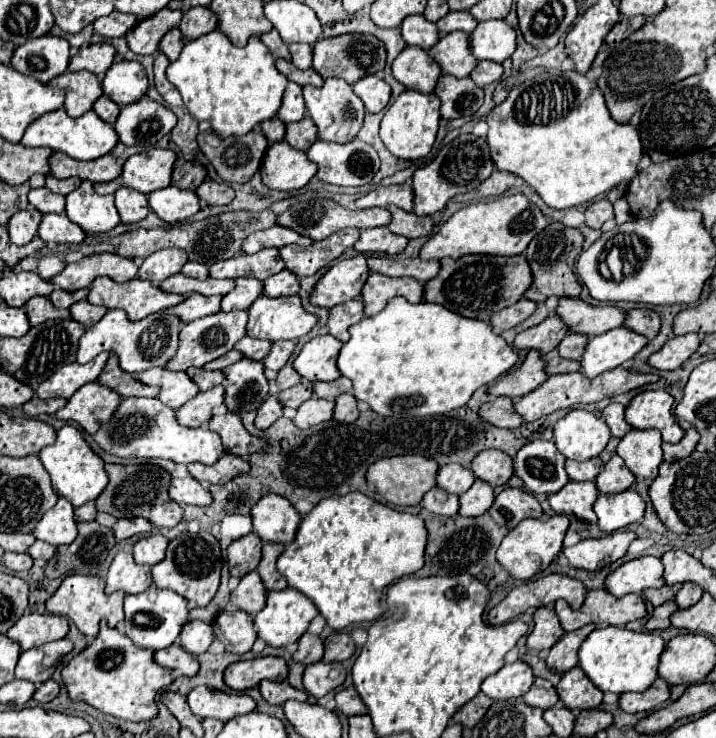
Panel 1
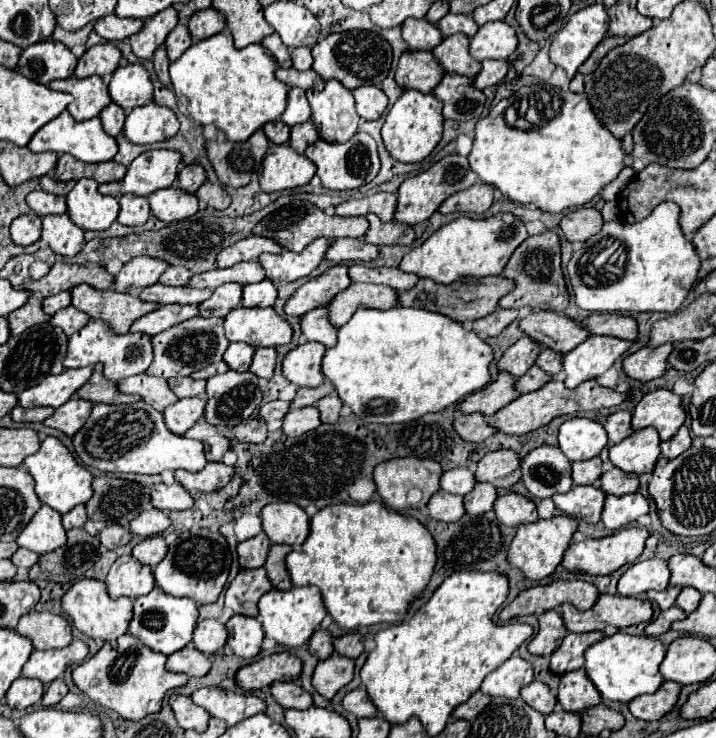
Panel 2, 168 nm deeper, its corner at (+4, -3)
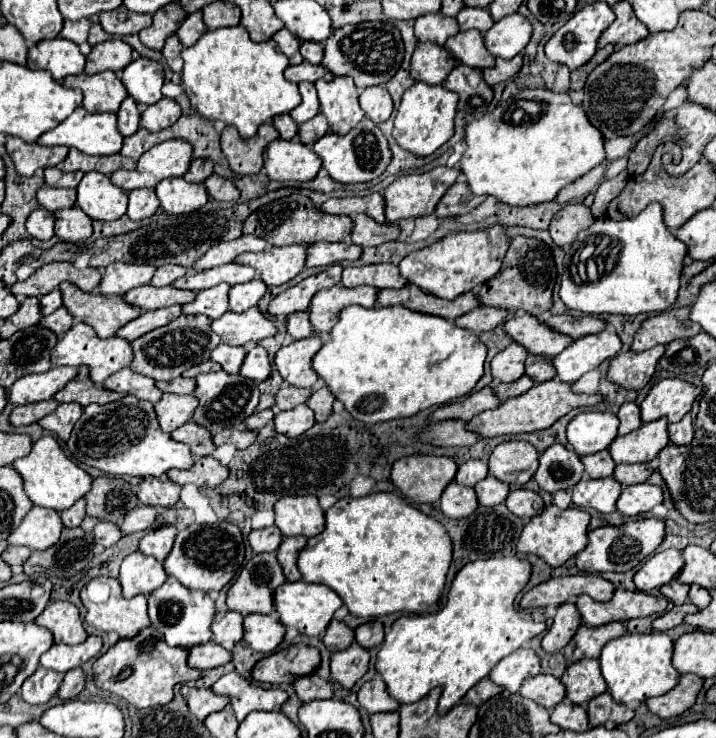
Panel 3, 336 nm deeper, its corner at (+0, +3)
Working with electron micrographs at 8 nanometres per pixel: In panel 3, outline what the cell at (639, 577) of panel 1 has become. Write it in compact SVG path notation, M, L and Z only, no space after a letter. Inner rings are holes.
M664 550L650 556L648 562L634 576L636 590L650 592L660 588L662 584L668 584L670 580L678 578L682 566L684 566L684 558L678 550Z

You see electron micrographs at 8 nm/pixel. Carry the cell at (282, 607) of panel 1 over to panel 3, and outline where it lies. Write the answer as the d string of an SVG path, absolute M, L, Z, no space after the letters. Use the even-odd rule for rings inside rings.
M298 580L298 582L284 582L282 586L276 588L274 606L280 616L278 620L280 624L284 624L284 628L296 628L304 636L320 636L326 630L328 622L332 620L334 612L342 606L342 600L334 590L330 590L324 584L320 586L320 584L308 584L304 580Z

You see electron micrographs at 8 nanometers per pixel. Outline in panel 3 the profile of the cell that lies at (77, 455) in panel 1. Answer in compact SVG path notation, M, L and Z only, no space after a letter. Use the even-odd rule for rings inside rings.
M44 436L40 440L36 440L32 446L32 452L28 456L16 460L12 466L24 478L26 496L34 504L44 506L44 508L54 508L58 512L70 508L76 500L80 500L92 488L92 476L64 454L62 446L58 444L58 440L54 436Z

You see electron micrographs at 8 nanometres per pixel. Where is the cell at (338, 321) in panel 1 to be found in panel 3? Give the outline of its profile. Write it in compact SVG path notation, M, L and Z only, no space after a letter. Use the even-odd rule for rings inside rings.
M308 310L296 312L296 314L290 314L290 316L288 316L288 332L290 332L296 340L308 338L308 336L316 336L316 332L314 332L314 328L312 328L312 324L310 324Z

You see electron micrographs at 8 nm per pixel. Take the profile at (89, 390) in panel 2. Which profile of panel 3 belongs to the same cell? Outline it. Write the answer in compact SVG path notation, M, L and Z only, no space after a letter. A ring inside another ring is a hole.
M80 368L76 380L68 382L54 398L58 402L78 402L82 406L88 406L92 402L96 404L108 404L114 400L120 400L124 396L124 392L108 392L106 388L92 384L92 380L88 380L88 368Z

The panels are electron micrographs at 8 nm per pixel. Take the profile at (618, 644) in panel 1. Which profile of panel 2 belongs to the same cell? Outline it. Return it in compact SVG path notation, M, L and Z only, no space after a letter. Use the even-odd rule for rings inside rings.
M616 632L610 638L602 638L598 644L586 650L586 672L602 694L602 700L628 704L632 698L642 694L654 694L664 682L658 666L664 660L666 646L652 636L630 636Z

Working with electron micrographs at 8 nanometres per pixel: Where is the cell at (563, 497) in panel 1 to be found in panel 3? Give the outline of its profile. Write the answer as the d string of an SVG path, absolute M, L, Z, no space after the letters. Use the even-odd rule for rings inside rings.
M610 476L600 480L580 480L572 488L572 504L576 508L594 508L598 512L614 512L622 486Z

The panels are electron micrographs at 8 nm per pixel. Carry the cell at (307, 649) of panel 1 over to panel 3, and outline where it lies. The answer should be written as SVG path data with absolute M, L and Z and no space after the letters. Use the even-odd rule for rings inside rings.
M332 620L324 634L324 644L330 652L346 650L354 642L354 632L340 620Z

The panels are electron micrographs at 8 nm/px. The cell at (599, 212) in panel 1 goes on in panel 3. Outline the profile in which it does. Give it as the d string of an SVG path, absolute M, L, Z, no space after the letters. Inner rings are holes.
M566 204L558 210L550 224L550 234L558 246L570 246L576 240L576 234L592 226L592 210L584 204Z

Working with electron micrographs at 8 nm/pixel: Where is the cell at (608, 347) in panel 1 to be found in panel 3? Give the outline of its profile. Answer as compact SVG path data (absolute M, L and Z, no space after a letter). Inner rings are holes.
M602 330L598 334L574 340L564 352L554 358L556 378L562 382L576 382L586 372L596 370L604 360L614 358L622 348L618 334Z

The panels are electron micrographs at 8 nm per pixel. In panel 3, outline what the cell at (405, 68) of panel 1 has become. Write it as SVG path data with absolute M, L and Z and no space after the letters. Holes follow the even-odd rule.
M422 42L416 46L410 62L410 76L416 82L442 84L456 66L452 54L434 42Z

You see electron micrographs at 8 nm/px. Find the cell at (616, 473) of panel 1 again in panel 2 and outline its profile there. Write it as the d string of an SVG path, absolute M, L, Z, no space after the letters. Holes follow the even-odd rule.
M610 468L608 472L604 472L600 482L602 482L602 490L606 494L616 494L616 496L636 492L638 484L640 484L636 474L626 474L626 472L618 470L618 468Z

